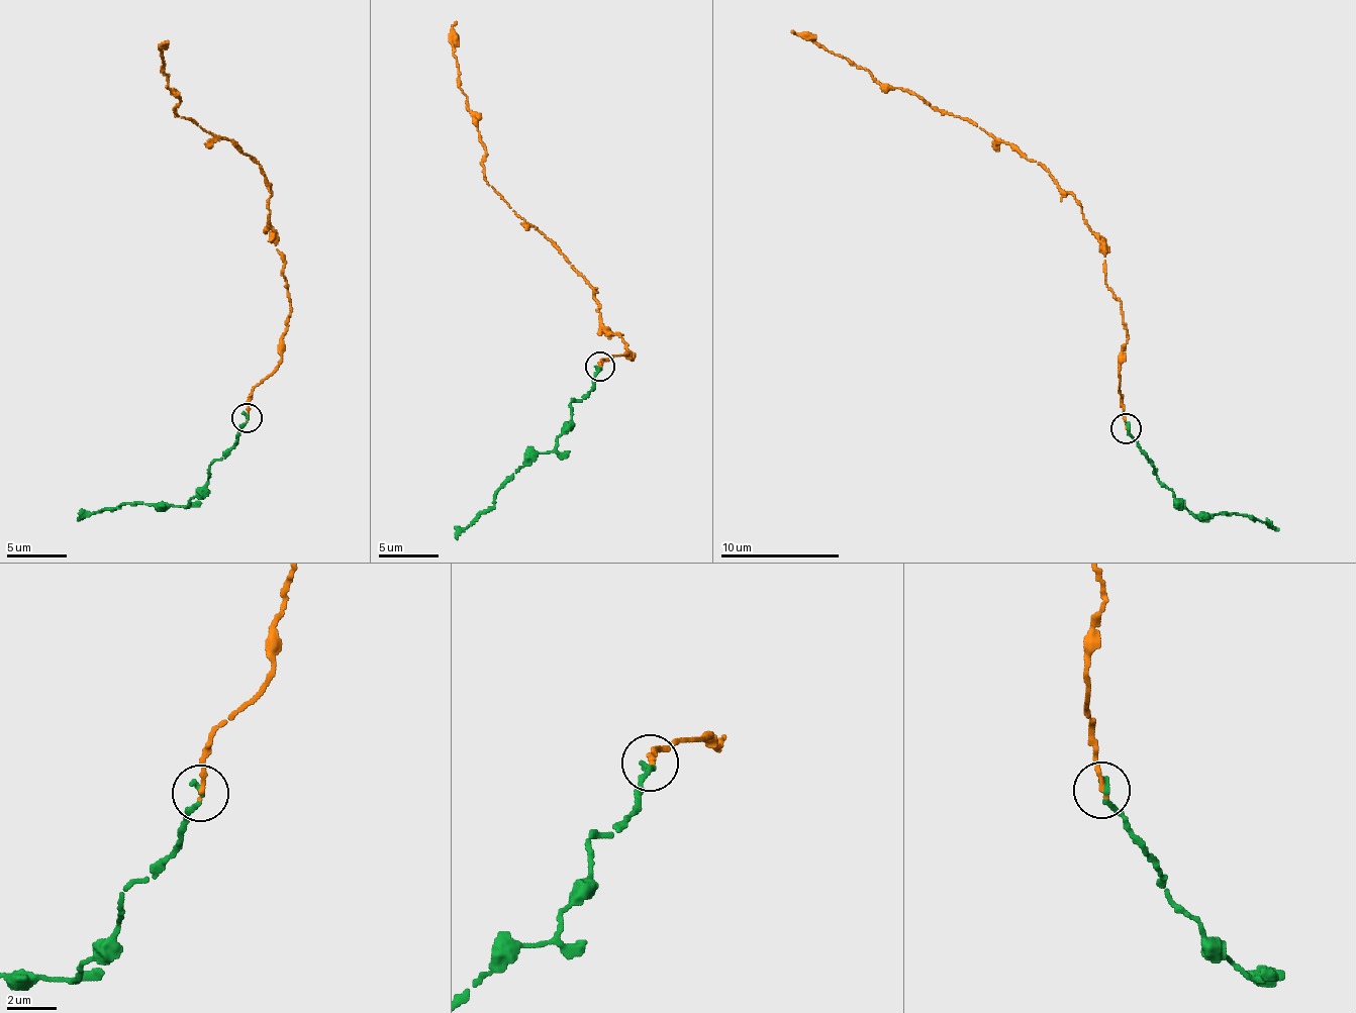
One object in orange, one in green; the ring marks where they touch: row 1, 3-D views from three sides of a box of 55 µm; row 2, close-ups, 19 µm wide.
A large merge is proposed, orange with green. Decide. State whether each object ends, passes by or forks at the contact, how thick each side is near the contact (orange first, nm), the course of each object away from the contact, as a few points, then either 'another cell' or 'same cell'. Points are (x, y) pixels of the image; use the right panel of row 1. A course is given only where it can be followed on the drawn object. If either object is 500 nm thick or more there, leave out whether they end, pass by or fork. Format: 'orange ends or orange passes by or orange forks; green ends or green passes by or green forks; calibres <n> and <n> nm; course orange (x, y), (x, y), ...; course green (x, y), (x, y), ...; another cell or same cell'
orange ends; green ends; calibres 190 and 280 nm; course orange (1126, 427), (1123, 311), (1104, 281), (1103, 244), (1077, 200), (974, 122), (885, 88), (792, 31); course green (1128, 427), (1142, 453), (1156, 468), (1158, 479), (1197, 517), (1246, 513), (1277, 529); same cell

